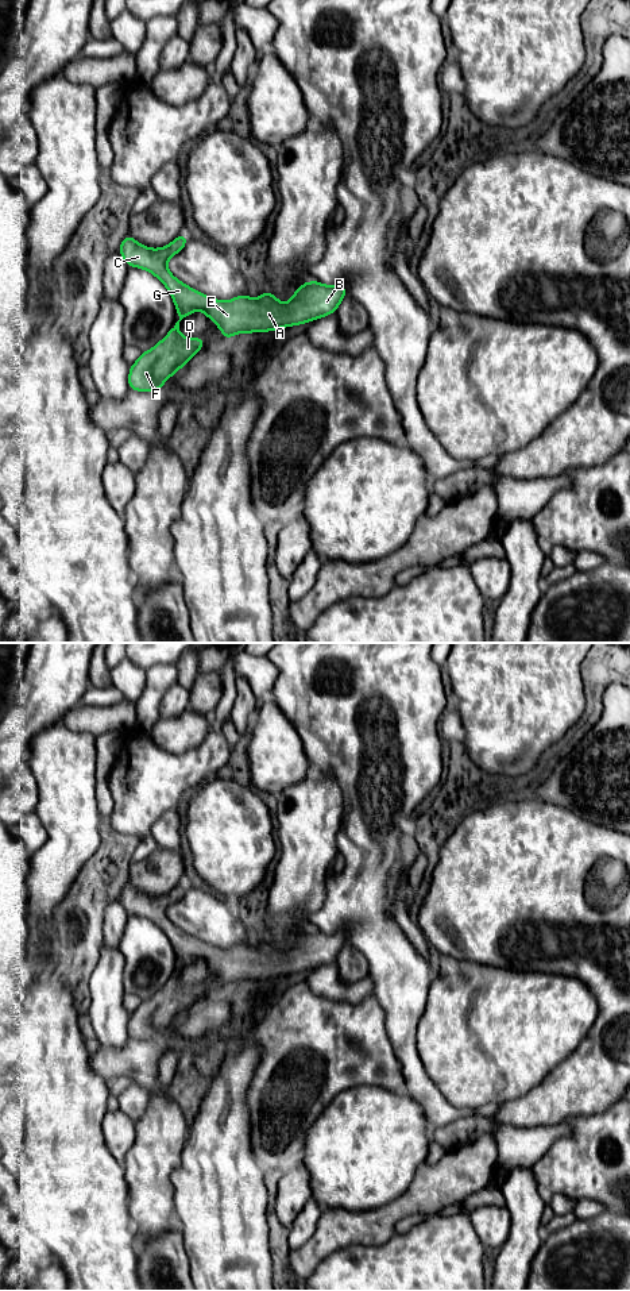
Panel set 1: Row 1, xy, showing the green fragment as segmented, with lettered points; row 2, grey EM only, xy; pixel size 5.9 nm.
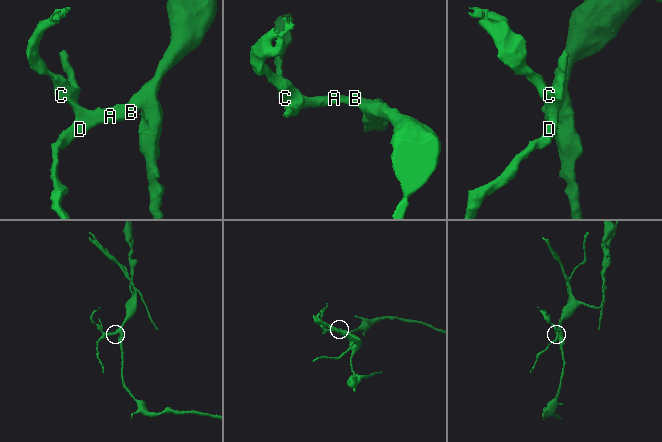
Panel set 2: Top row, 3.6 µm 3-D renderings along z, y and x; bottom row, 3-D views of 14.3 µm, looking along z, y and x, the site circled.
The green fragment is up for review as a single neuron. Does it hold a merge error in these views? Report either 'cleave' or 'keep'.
keep

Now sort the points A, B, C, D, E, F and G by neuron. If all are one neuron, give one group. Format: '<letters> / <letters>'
A B C D E F G

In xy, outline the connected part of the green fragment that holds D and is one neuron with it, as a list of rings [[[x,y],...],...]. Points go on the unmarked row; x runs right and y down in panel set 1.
[[[185,882],[177,885],[171,891],[161,897],[150,897],[138,891],[131,883],[127,883],[119,895],[119,901],[123,907],[131,916],[139,916],[150,920],[159,926],[169,939],[179,968],[169,979],[169,982],[156,991],[151,998],[144,999],[130,1016],[128,1034],[136,1040],[154,1040],[162,1038],[166,1028],[174,1024],[181,1016],[183,1016],[202,995],[202,986],[185,986],[179,982],[179,970],[193,961],[201,959],[206,963],[221,979],[223,984],[231,987],[236,982],[251,980],[267,980],[277,979],[283,975],[293,975],[314,970],[318,966],[325,966],[335,961],[341,948],[347,944],[347,939],[343,932],[324,933],[318,929],[302,930],[301,936],[293,941],[293,947],[282,952],[271,940],[266,940],[258,947],[250,944],[236,944],[228,949],[220,949],[217,947],[202,943],[201,940],[185,933],[177,928],[167,917],[167,909],[182,899],[188,890]]]

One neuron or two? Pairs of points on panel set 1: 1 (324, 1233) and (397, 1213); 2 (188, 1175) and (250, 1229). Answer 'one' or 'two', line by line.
1: one
2: one

